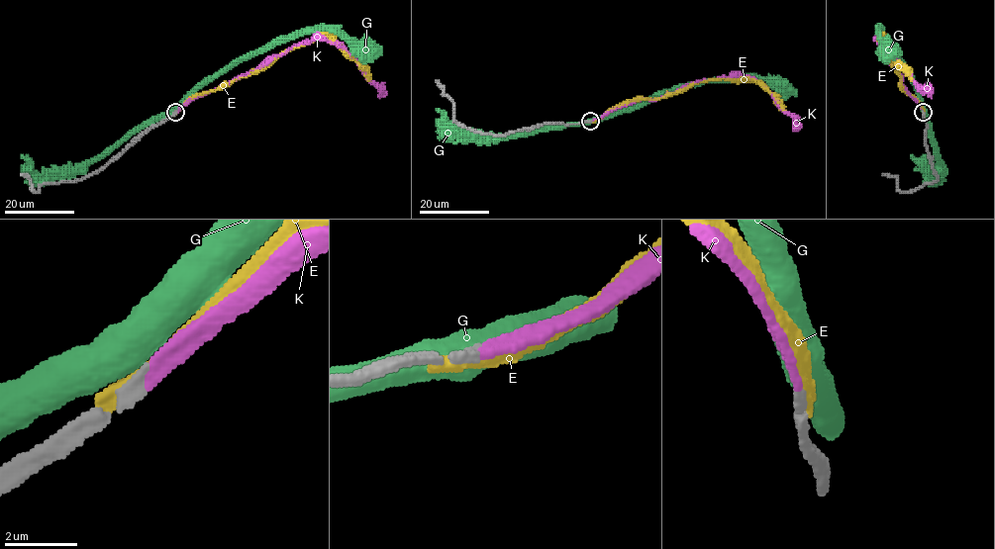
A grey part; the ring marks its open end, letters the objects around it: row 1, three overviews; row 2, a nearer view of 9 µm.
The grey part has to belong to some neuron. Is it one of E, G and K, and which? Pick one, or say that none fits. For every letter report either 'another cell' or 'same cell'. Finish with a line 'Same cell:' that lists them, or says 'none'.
E: another cell
G: another cell
K: same cell
Same cell: K

